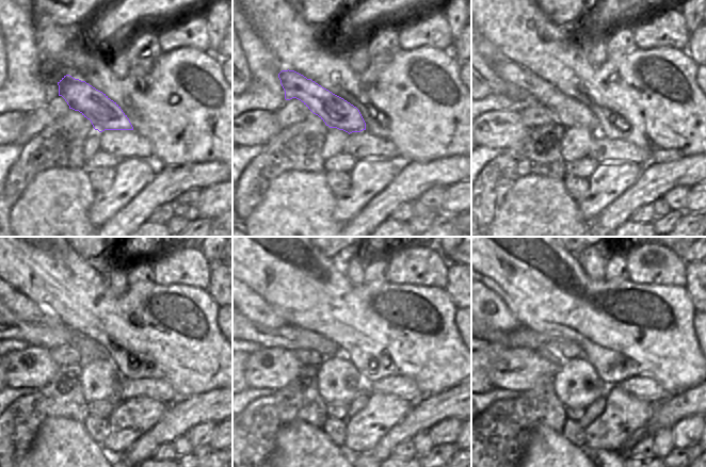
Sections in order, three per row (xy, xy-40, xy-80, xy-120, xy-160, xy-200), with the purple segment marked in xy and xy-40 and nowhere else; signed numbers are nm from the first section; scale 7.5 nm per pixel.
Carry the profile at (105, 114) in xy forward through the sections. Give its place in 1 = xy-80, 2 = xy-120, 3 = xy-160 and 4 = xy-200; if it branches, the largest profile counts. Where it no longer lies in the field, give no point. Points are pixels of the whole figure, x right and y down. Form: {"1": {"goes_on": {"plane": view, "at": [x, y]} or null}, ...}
{"1": {"goes_on": {"plane": "xy-80", "at": [570, 112]}}, "2": {"goes_on": {"plane": "xy-120", "at": [19, 305]}}, "3": {"goes_on": {"plane": "xy-160", "at": [254, 307]}}, "4": {"goes_on": {"plane": "xy-200", "at": [493, 311]}}}

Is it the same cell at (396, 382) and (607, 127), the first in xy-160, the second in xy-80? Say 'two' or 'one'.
two

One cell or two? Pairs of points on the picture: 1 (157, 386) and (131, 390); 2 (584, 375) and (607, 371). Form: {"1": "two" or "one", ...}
{"1": "one", "2": "two"}

